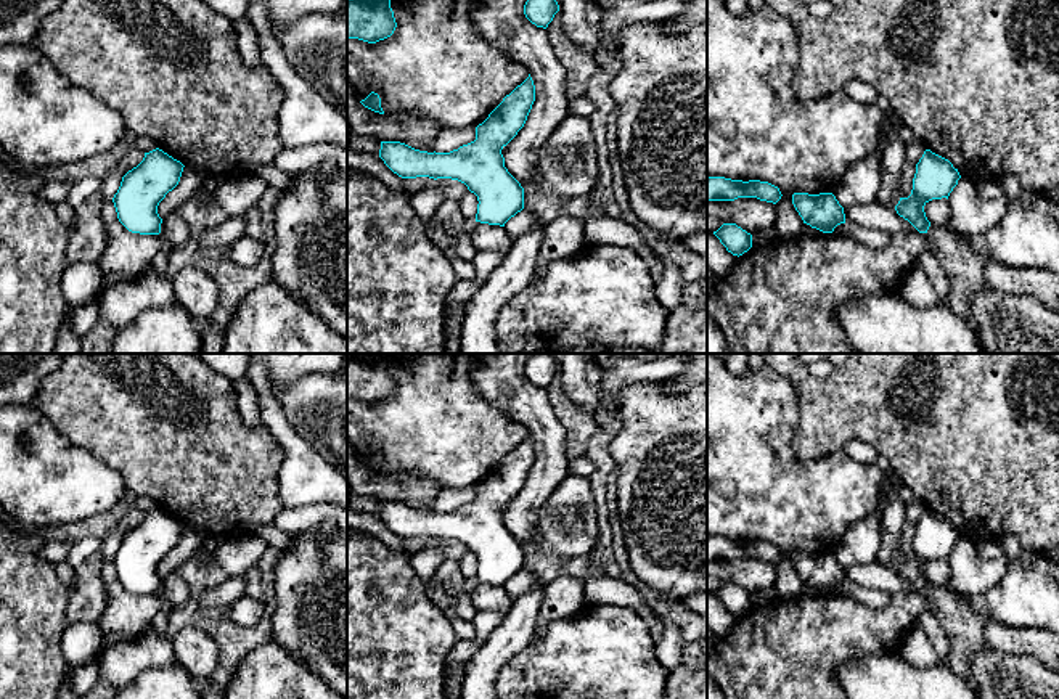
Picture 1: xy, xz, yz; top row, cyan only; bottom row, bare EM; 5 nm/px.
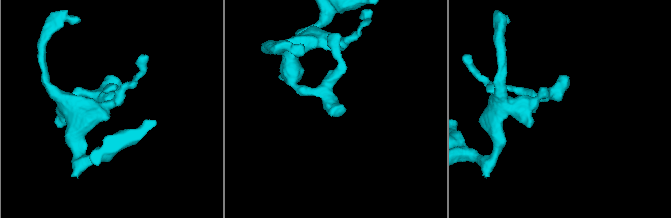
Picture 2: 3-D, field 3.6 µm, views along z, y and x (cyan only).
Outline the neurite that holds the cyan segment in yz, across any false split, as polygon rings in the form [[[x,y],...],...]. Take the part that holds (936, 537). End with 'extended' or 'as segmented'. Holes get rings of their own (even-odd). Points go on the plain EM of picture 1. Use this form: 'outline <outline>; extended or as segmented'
outline [[[926,509],[916,524],[911,554],[900,558],[895,566],[897,574],[919,593],[927,593],[930,582],[926,577],[924,566],[932,559],[948,559],[959,538],[958,529],[948,519]]]; as segmented

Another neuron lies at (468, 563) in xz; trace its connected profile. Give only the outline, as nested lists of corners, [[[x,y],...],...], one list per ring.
[[[468,551],[461,559],[460,559],[460,567],[461,572],[466,578],[476,578],[477,574],[477,556],[471,551]]]

